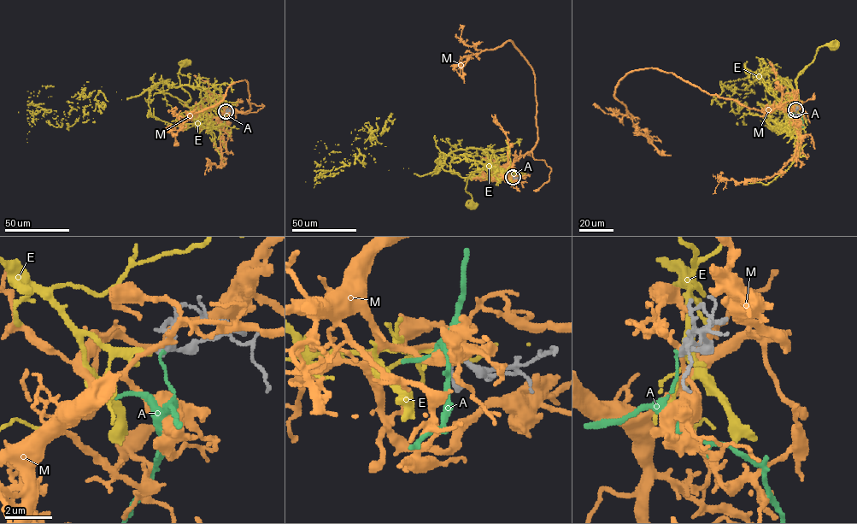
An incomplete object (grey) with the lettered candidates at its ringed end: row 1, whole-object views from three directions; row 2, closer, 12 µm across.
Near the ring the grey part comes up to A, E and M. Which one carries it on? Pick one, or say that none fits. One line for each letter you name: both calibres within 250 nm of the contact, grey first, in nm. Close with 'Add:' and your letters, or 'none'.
E: calibres 240 and 160 nm
Add: E

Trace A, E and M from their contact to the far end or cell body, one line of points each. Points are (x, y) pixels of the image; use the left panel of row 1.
A: (226, 111), (224, 124), (229, 123)
E: (225, 111), (210, 105), (202, 87), (160, 82), (155, 88), (188, 103), (179, 74), (184, 63)
M: (226, 111), (221, 114), (250, 108), (245, 80), (232, 83), (213, 107), (191, 114), (175, 135), (177, 145)

